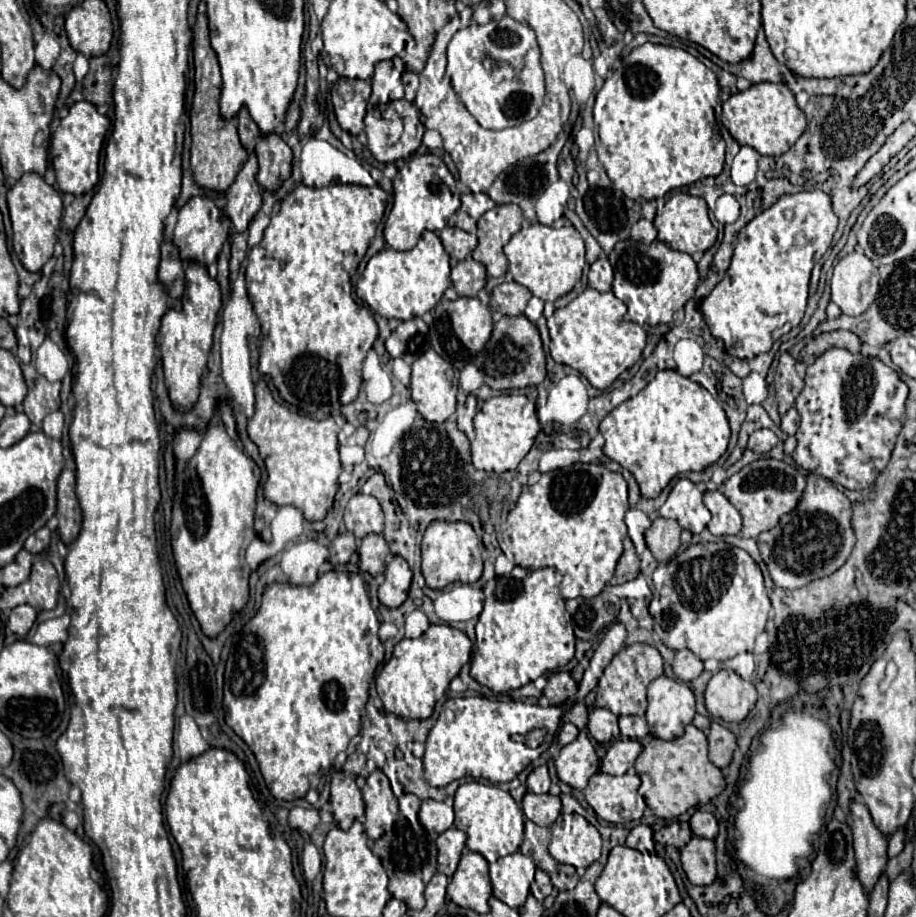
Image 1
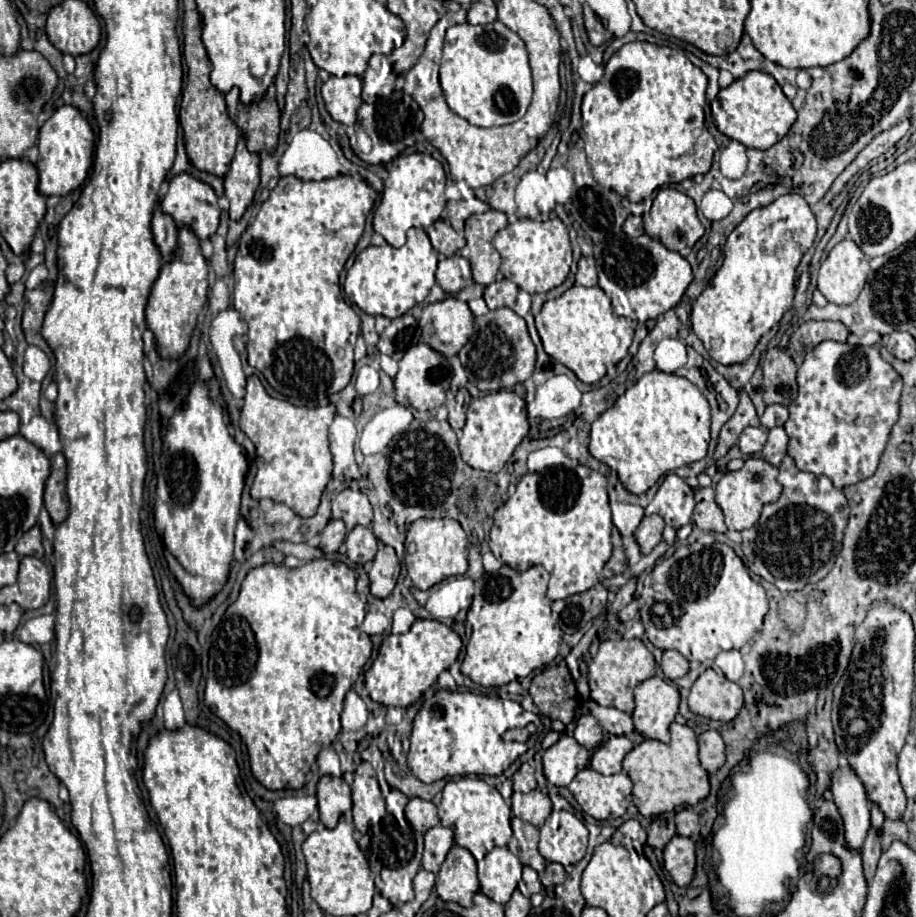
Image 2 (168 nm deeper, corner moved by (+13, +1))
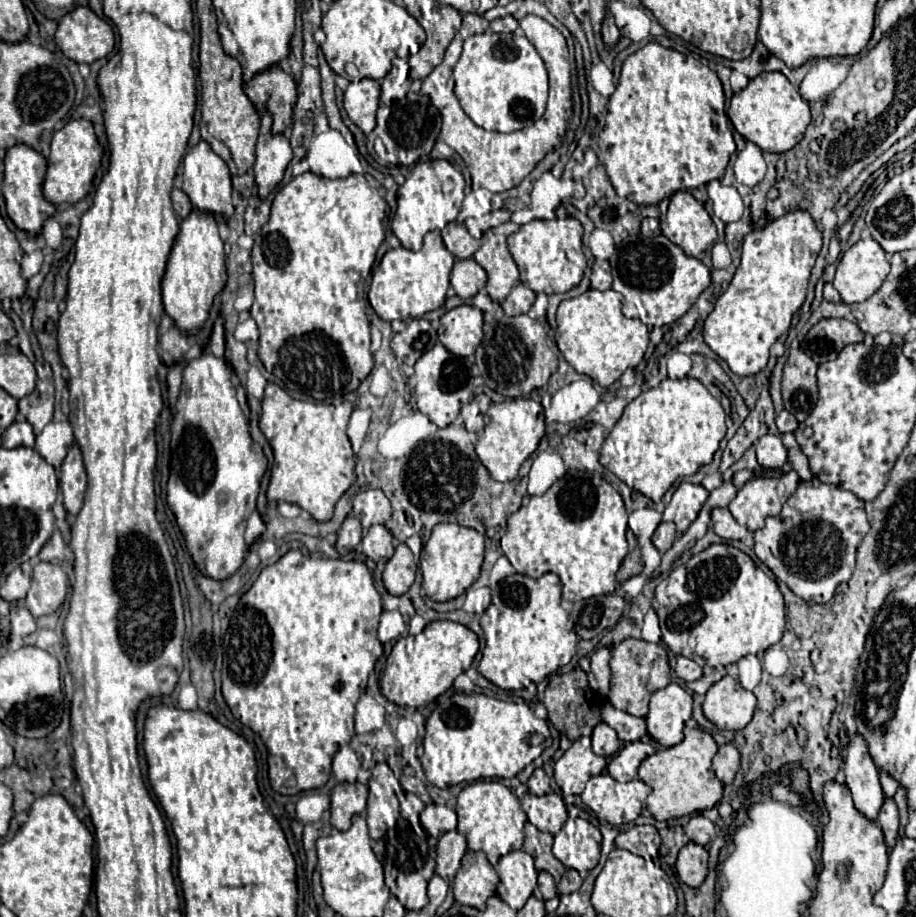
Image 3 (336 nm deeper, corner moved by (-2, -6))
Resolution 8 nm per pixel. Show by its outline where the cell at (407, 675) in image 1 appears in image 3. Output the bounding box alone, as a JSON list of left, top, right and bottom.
[381,620,479,706]

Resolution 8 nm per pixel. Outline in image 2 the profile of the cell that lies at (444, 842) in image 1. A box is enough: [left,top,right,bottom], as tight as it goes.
[422,825,454,875]

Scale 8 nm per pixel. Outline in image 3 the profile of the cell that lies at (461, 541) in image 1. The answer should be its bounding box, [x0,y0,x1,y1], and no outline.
[421,524,483,602]

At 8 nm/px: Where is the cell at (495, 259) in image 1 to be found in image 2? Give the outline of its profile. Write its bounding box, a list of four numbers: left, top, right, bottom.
[460,209,506,285]

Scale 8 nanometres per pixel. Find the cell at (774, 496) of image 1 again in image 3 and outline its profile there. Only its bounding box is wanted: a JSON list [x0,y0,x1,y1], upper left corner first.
[727,472,799,532]

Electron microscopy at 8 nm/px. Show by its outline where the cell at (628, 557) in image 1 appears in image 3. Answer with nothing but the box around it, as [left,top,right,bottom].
[617,530,643,582]

